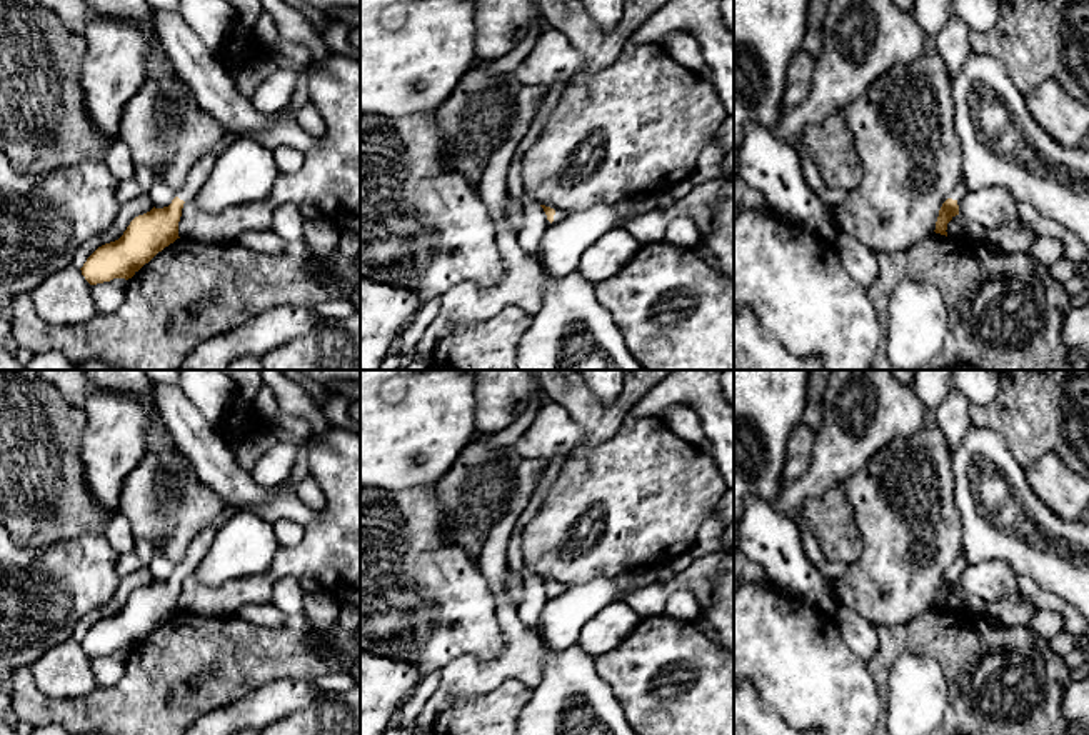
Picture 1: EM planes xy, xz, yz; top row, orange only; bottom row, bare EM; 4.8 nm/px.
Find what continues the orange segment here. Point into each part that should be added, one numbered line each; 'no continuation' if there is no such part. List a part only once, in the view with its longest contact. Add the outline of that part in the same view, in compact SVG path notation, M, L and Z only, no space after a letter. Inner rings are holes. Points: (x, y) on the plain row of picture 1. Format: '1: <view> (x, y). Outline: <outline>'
1: xy (287, 505). Outline: M285 487L280 488L274 500L263 505L252 508L227 507L225 512L210 527L203 528L195 537L195 540L188 547L185 558L177 568L180 573L190 575L197 568L203 555L208 552L212 540L218 533L220 527L238 510L250 510L252 513L270 523L274 523L279 518L287 518L304 527L324 515L324 512L315 512L309 508L305 503L299 500L295 492L290 492Z

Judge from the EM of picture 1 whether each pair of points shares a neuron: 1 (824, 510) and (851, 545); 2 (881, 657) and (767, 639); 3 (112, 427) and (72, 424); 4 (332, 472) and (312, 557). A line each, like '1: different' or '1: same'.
1: same
2: different
3: different
4: same

